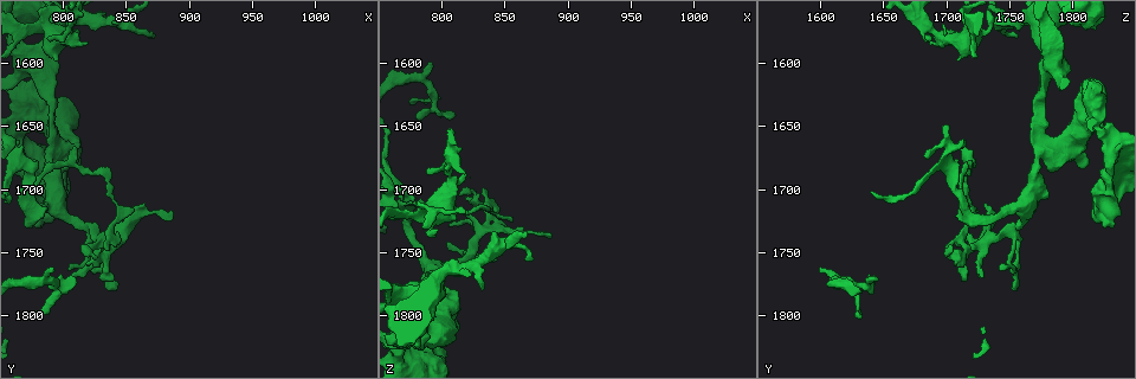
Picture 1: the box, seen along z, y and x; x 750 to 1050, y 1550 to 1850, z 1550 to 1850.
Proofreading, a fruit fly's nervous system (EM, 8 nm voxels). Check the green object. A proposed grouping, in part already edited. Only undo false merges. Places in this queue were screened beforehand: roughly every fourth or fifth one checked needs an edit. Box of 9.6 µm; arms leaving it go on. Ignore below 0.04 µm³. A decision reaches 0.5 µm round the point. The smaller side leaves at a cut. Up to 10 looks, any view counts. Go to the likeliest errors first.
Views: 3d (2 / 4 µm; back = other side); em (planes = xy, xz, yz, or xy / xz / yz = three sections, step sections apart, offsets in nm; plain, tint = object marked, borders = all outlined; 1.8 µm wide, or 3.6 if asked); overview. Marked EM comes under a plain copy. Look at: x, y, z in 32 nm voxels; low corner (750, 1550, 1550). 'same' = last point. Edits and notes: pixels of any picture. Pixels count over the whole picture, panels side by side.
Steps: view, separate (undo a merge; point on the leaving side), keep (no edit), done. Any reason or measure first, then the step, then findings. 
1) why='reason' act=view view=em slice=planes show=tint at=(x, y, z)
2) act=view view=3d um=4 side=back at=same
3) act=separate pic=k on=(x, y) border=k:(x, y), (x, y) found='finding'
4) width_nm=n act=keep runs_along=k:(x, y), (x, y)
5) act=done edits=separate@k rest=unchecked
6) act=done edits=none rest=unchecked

why='four or more arms meet' act=view view=em slice=planes show=borders at=(832, 1740, 1730)

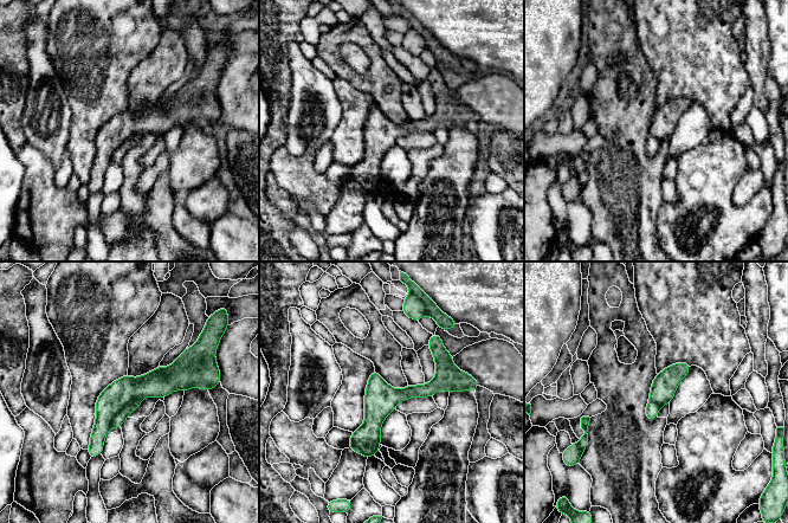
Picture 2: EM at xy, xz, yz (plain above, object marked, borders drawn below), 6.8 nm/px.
act=keep runs_along=2:(196, 381), (139, 388), (91, 453) found='all the same neuron'

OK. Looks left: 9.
why='narrows sharply' act=view view=3d um=4 at=(794, 1660, 1776)

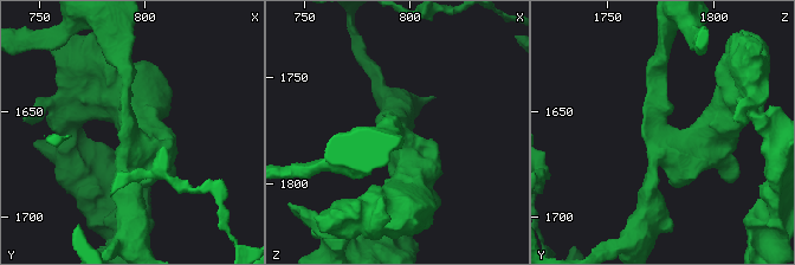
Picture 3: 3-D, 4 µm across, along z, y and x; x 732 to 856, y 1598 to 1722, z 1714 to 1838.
arms=4 why='shape alone is not enough' act=view view=em um=3.6 slice=planes show=tint at=(794, 1662, 1775)

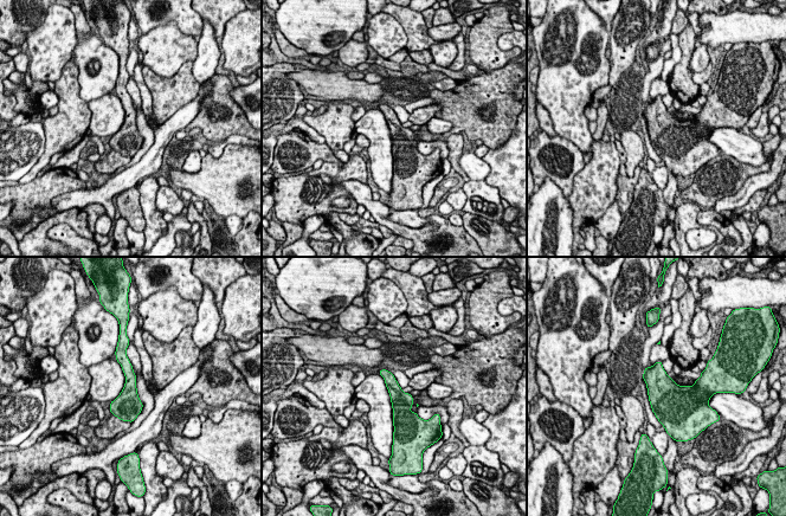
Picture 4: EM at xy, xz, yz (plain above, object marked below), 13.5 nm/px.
width_nm=260 act=keep runs_along=4:(382, 372), (401, 401), (401, 423) found='continuous, no second neuron'

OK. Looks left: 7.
why='branch point' act=view view=em um=3.6 slice=planes show=tint at=(792, 1574, 1720)

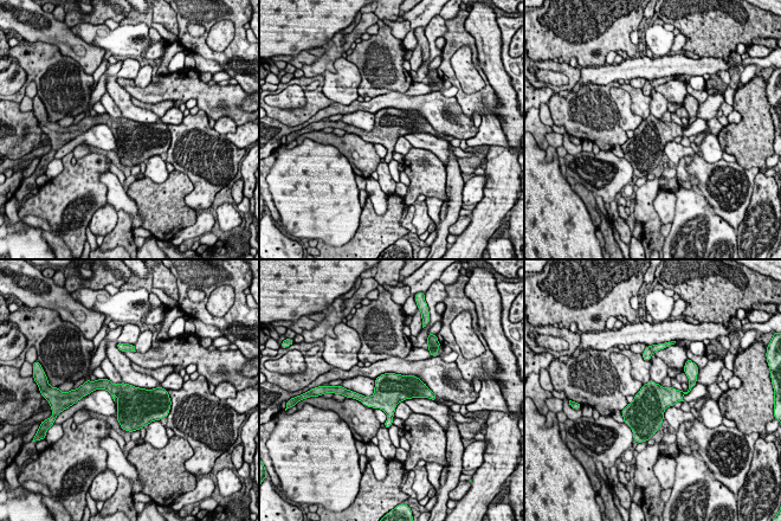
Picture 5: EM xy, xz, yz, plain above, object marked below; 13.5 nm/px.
width_nm=440 act=keep found='all the same neuron'

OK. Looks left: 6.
why='sharp bend' act=view view=em slice=xy step=16 show=tint at=(774, 1680, 1700)

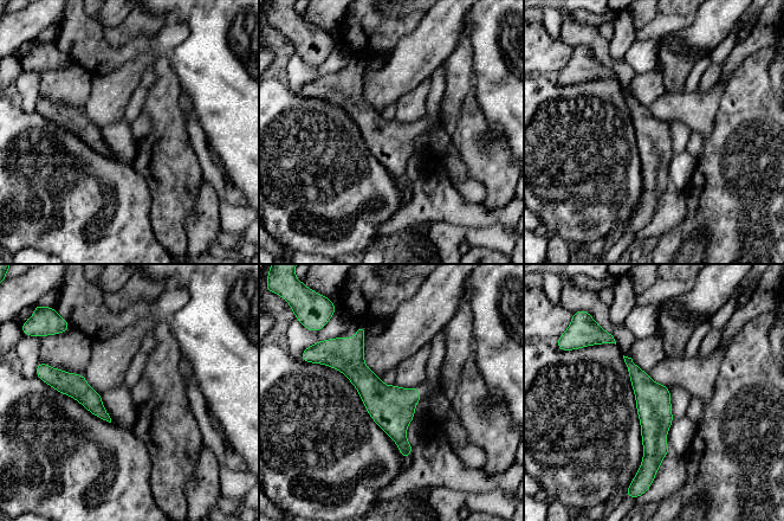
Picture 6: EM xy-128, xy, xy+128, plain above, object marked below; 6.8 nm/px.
act=keep runs_along=6:(331, 360), (393, 412), (405, 455) found='one neuron here'

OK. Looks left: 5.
act=done edits=none rest=unchecked

